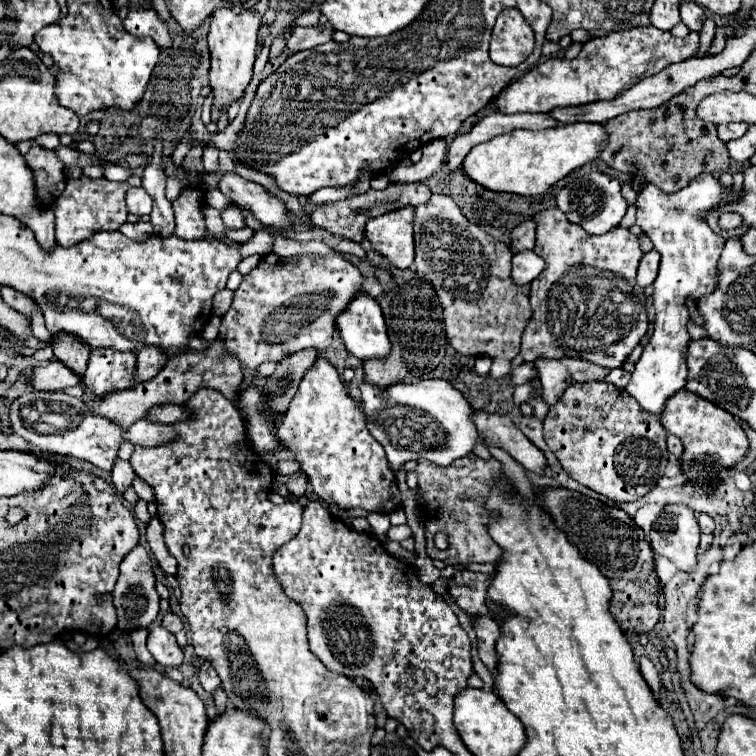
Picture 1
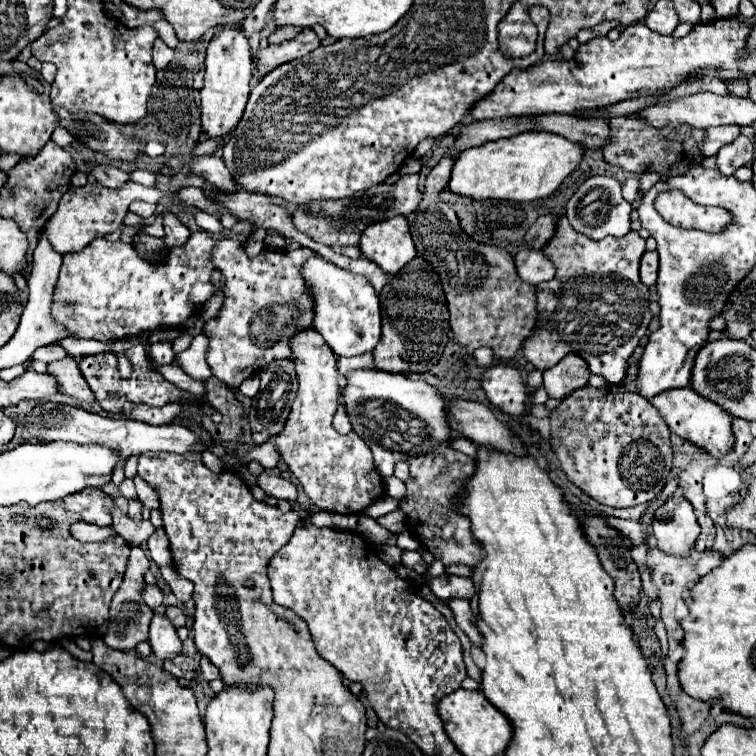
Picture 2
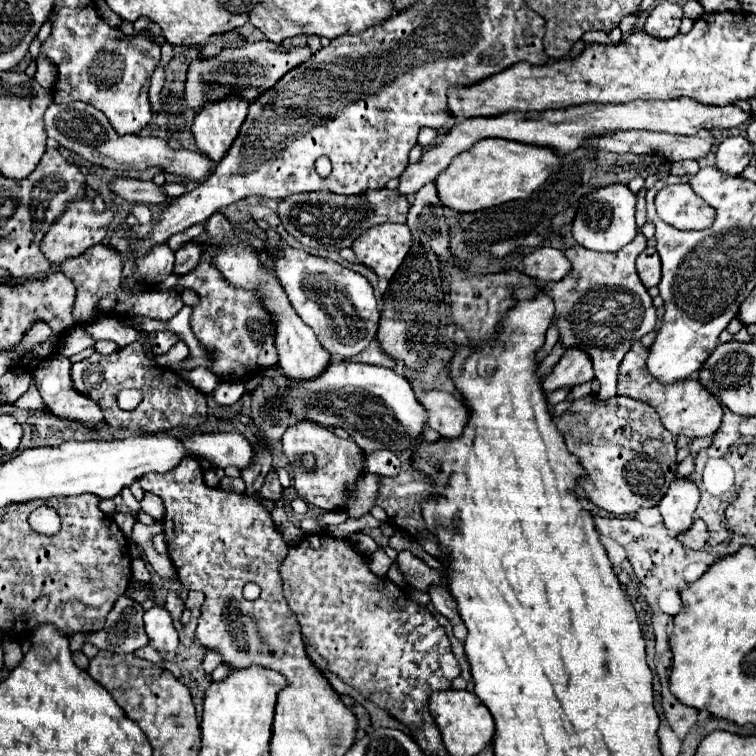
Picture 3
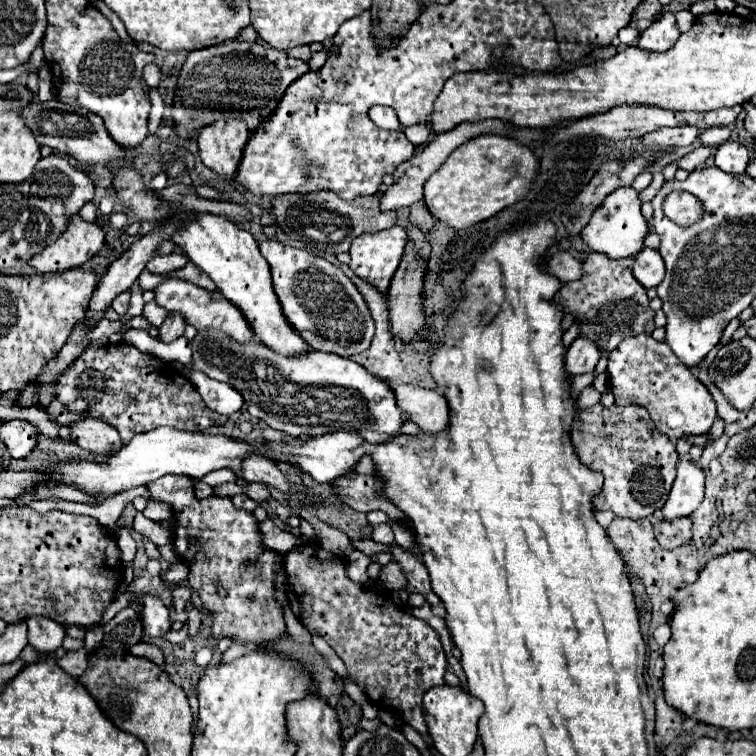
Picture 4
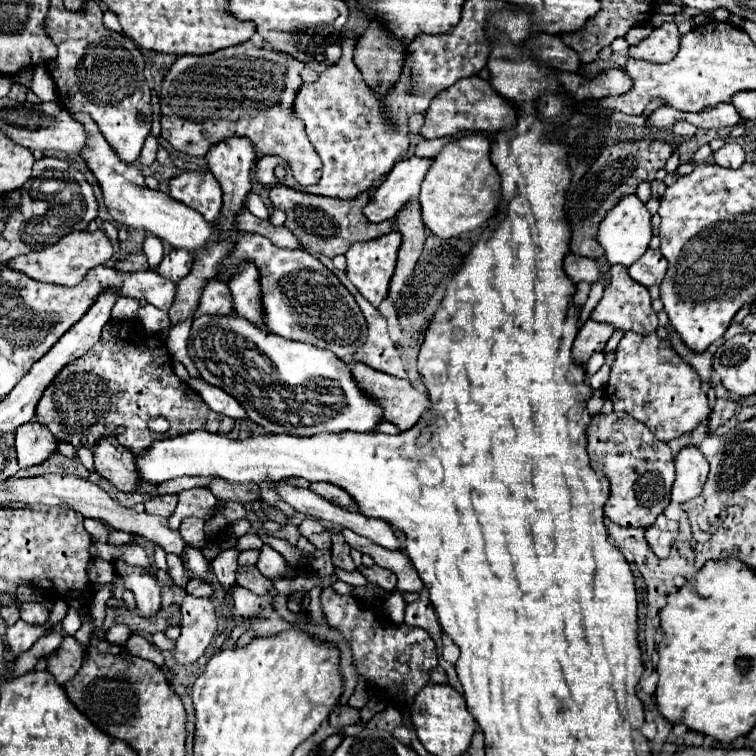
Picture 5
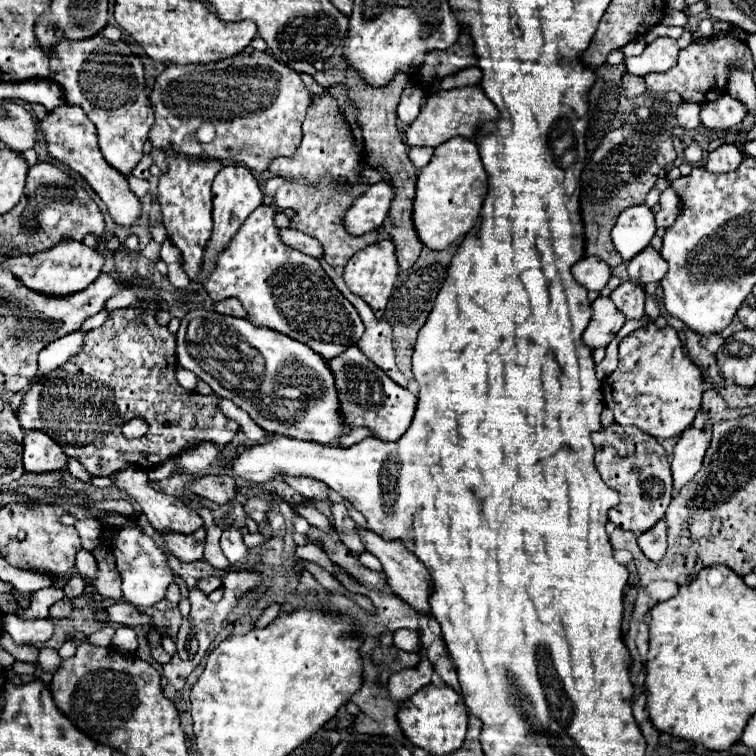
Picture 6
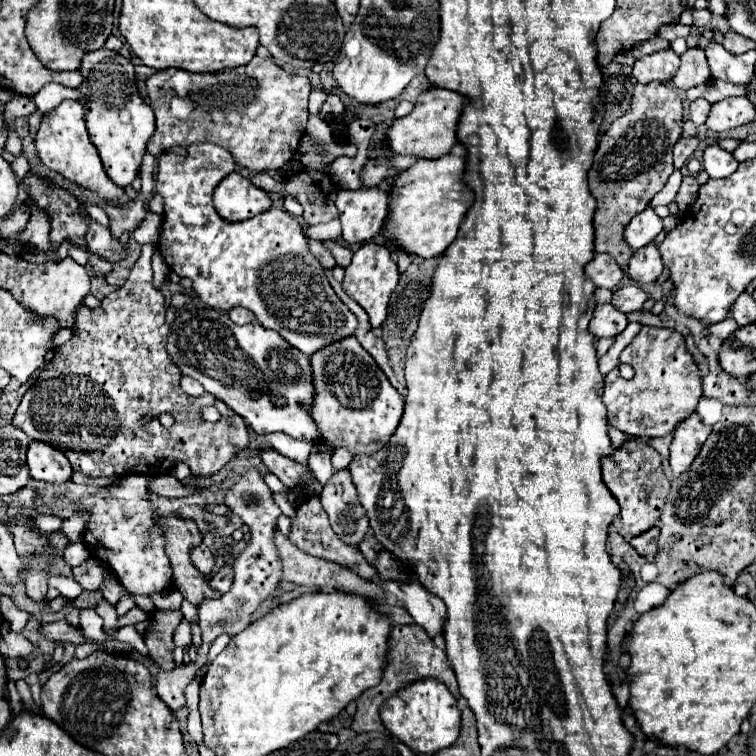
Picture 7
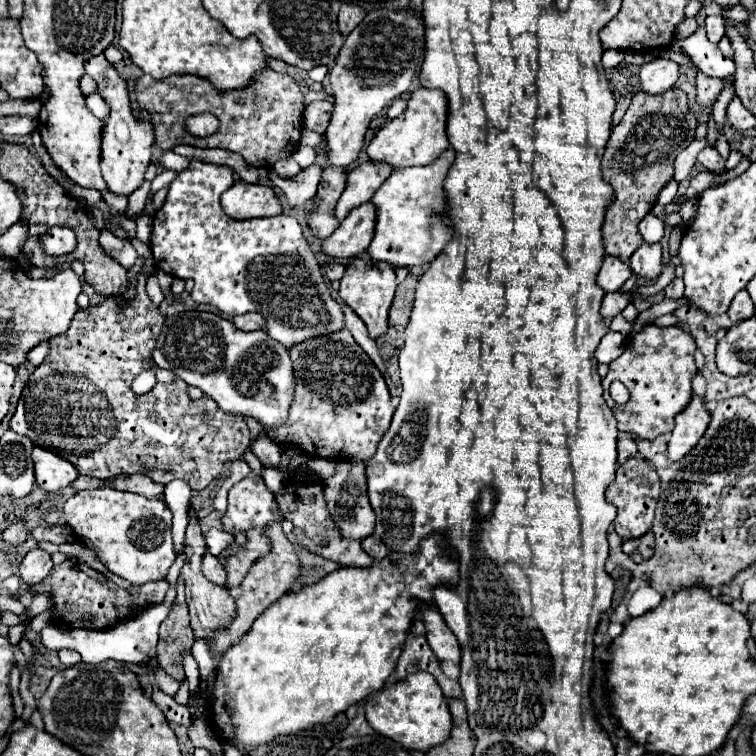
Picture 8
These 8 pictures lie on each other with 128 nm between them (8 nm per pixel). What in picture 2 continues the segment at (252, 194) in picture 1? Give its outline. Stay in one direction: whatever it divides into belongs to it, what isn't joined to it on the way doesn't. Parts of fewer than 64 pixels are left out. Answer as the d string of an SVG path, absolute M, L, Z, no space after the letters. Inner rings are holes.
M196 156L190 160L190 172L194 176L202 176L206 182L222 188L222 190L228 190L228 192L234 192L236 190L236 184L232 184L232 176L228 172L228 168L224 166L224 162L218 158L218 156Z

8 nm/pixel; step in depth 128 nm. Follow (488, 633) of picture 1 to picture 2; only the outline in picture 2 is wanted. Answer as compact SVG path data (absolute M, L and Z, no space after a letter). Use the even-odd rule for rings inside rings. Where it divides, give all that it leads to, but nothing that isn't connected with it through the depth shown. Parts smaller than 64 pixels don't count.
M452 598L446 602L448 608L454 612L454 618L458 622L458 626L462 628L462 632L470 638L472 644L480 646L480 632L476 628L476 622L474 622L474 614L470 610L470 604L466 598Z

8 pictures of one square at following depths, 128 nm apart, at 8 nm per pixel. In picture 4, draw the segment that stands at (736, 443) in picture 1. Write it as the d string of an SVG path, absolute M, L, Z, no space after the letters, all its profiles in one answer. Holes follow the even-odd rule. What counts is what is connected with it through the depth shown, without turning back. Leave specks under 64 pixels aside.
M650 334L628 336L612 352L608 360L610 388L614 388L614 398L618 406L636 404L648 410L658 432L666 434L670 440L682 438L686 434L704 434L716 420L716 404L706 390L706 386L684 368L672 350L664 342L656 342Z

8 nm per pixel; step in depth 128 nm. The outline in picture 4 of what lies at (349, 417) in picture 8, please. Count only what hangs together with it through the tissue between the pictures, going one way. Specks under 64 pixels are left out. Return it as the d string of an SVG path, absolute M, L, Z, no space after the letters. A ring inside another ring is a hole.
M388 384L396 396L400 410L408 420L418 424L420 430L438 434L448 426L448 406L438 392L412 384Z

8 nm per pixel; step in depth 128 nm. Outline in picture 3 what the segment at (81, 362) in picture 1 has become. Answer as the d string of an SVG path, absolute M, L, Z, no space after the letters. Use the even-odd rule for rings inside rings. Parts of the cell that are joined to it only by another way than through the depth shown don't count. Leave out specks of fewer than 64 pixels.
M54 354L46 360L40 362L40 368L36 368L34 372L34 384L42 396L42 400L46 402L46 406L62 420L68 420L68 422L78 422L78 424L86 424L88 428L92 430L102 430L106 426L106 420L102 416L102 410L96 402L88 400L86 396L78 396L78 392L72 392L72 380L68 376L70 372L70 360L62 354Z

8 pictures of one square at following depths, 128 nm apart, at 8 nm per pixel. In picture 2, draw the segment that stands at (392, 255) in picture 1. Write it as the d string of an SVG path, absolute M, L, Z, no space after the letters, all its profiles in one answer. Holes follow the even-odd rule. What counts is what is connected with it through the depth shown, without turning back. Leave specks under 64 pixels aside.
M404 216L370 224L358 244L364 258L378 264L386 274L396 274L416 256L416 248Z

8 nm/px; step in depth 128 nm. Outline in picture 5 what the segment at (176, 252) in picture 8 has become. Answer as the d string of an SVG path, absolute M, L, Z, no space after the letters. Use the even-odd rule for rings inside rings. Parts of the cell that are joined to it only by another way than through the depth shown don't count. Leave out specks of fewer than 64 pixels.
M184 170L168 180L168 194L202 214L206 222L216 220L220 214L222 200L220 194L216 194L216 188L220 188L220 184L210 170ZM240 234L218 278L228 282L236 270L248 262L252 262L260 274L262 322L268 332L330 350L344 362L352 360L356 348L366 340L366 320L352 294L318 258L306 250L278 248L260 234Z

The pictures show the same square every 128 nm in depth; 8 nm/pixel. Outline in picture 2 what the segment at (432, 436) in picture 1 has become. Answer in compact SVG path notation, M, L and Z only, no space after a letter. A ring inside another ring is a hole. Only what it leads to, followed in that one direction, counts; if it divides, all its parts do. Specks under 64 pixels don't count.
M366 368L346 374L346 386L340 390L346 414L354 432L368 444L374 456L374 466L380 476L388 478L398 460L428 452L434 444L446 444L454 432L446 426L448 400L436 388L422 380L410 380L400 374Z

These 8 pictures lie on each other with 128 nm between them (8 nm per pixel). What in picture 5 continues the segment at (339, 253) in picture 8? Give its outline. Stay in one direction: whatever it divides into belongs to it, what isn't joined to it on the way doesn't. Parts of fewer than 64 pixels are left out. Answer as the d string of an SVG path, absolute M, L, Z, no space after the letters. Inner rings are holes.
M412 156L408 160L398 162L390 176L380 184L376 194L364 206L364 216L368 222L384 222L394 220L396 212L412 198L420 194L420 184L430 168L432 160L424 160Z

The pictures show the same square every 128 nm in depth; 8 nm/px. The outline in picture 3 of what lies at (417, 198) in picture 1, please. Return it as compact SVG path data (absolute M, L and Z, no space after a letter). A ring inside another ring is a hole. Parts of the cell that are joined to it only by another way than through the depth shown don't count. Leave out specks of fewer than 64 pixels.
M316 190L308 194L292 194L280 200L278 216L288 234L308 248L342 250L352 246L352 242L372 226L386 222L406 222L408 202L396 190L376 190L364 192L360 196L340 196L328 190Z

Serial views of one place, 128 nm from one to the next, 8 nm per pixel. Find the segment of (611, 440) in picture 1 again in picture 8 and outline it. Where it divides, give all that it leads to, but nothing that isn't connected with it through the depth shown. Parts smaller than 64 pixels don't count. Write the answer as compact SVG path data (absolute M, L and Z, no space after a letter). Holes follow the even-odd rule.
M630 458L630 460L626 460L626 464L622 464L616 470L616 482L608 488L606 498L618 510L616 520L614 520L614 530L624 540L626 538L640 538L650 530L650 526L654 522L654 508L658 502L658 494L660 494L660 480L658 480L652 464L648 464L648 460Z

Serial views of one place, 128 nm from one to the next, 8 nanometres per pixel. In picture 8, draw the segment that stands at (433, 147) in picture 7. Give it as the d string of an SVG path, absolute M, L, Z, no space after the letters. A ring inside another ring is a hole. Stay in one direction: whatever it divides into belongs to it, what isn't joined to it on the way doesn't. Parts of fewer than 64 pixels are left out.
M426 88L414 90L410 94L406 110L398 118L386 122L372 138L366 150L370 162L384 162L390 164L392 168L432 164L436 156L440 156L440 152L444 152L450 146L446 138L446 112L448 100L442 90L426 90Z

